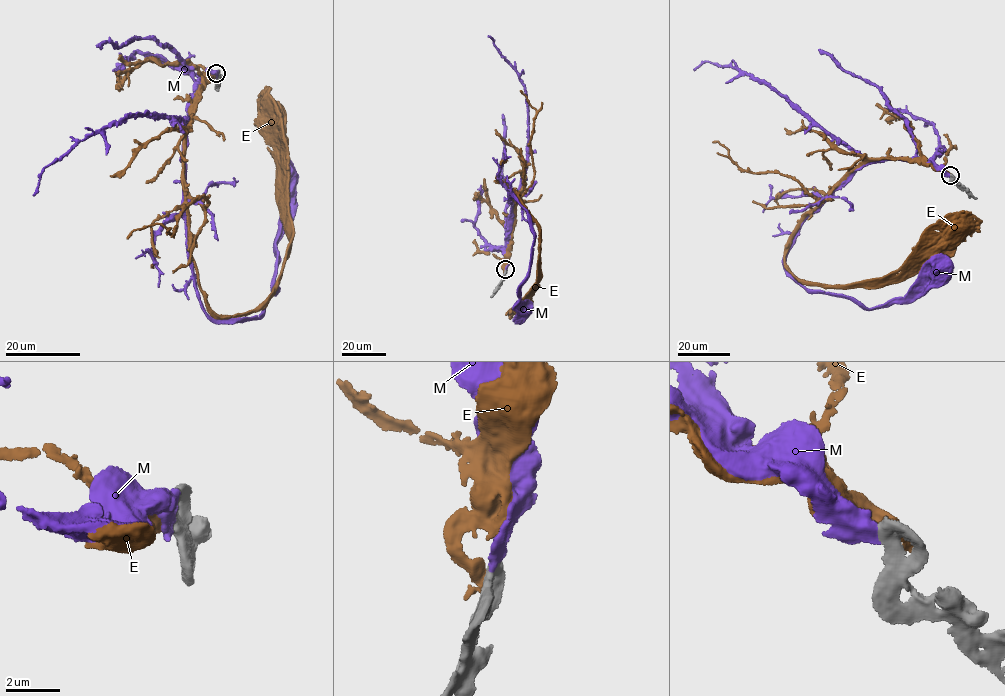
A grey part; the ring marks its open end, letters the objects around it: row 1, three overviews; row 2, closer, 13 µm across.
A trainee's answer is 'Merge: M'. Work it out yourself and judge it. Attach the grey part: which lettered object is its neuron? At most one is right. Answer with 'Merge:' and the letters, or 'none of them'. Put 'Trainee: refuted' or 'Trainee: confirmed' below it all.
Merge: M
Trainee: confirmed

